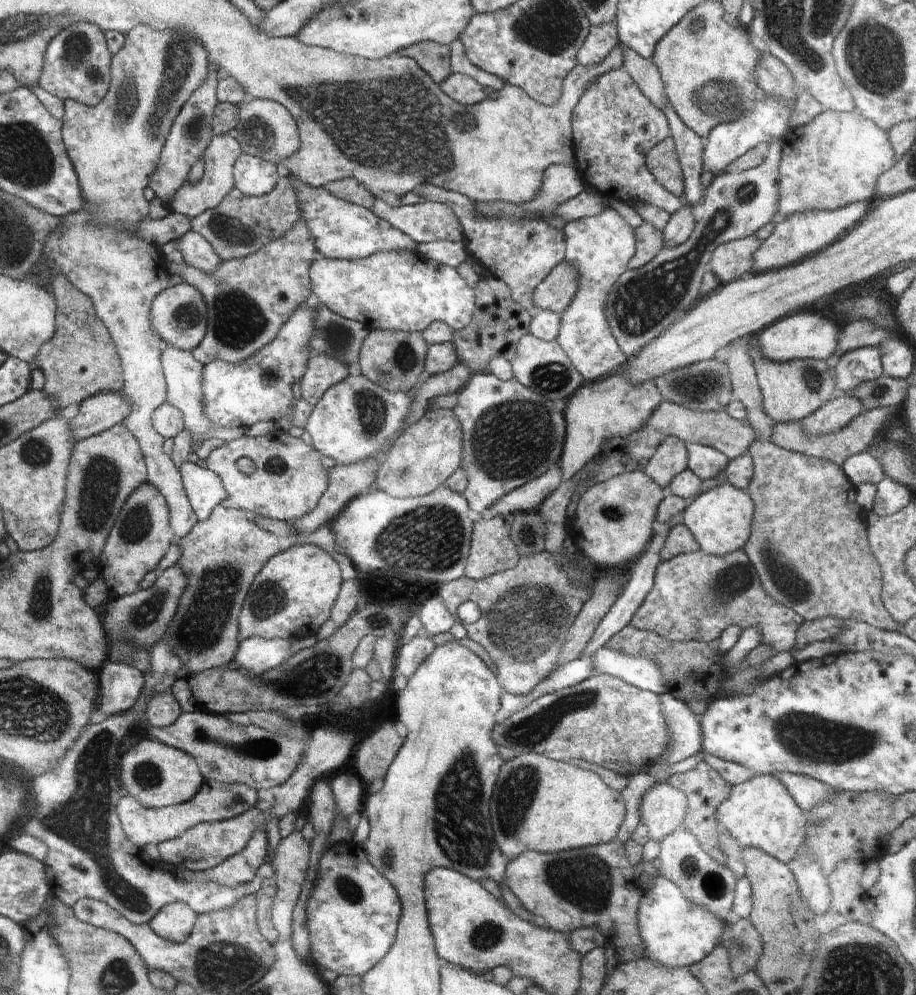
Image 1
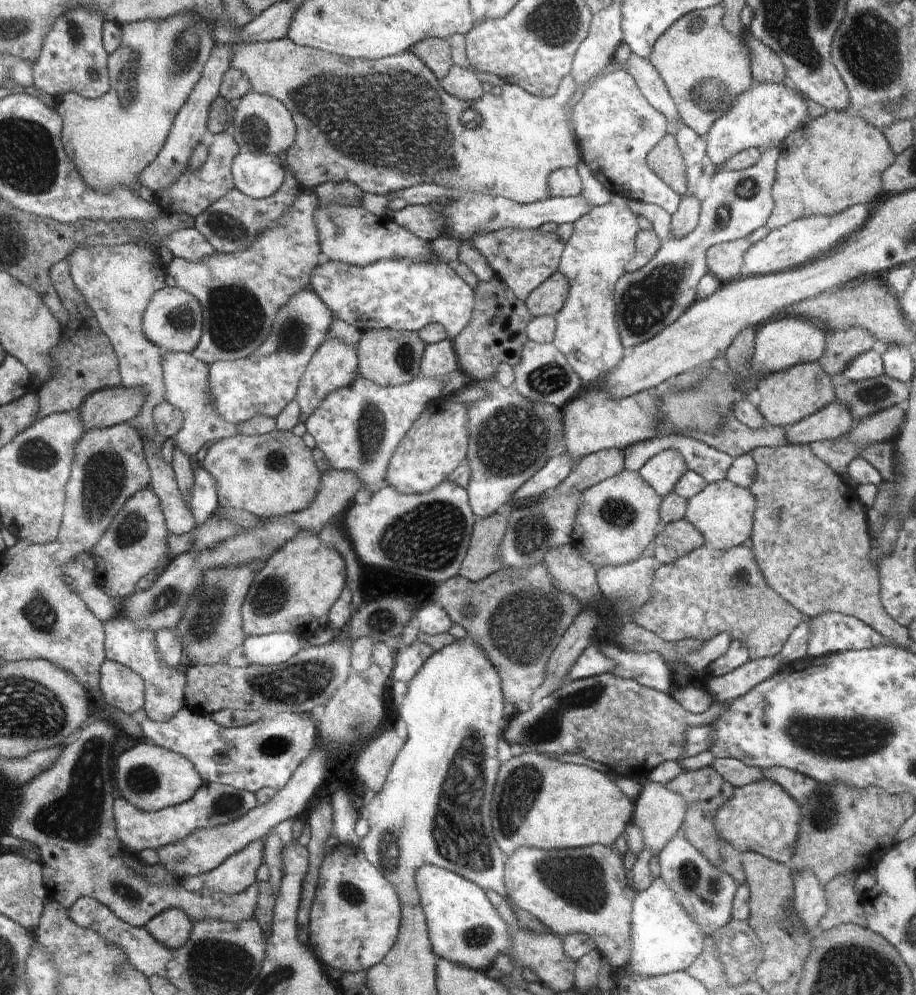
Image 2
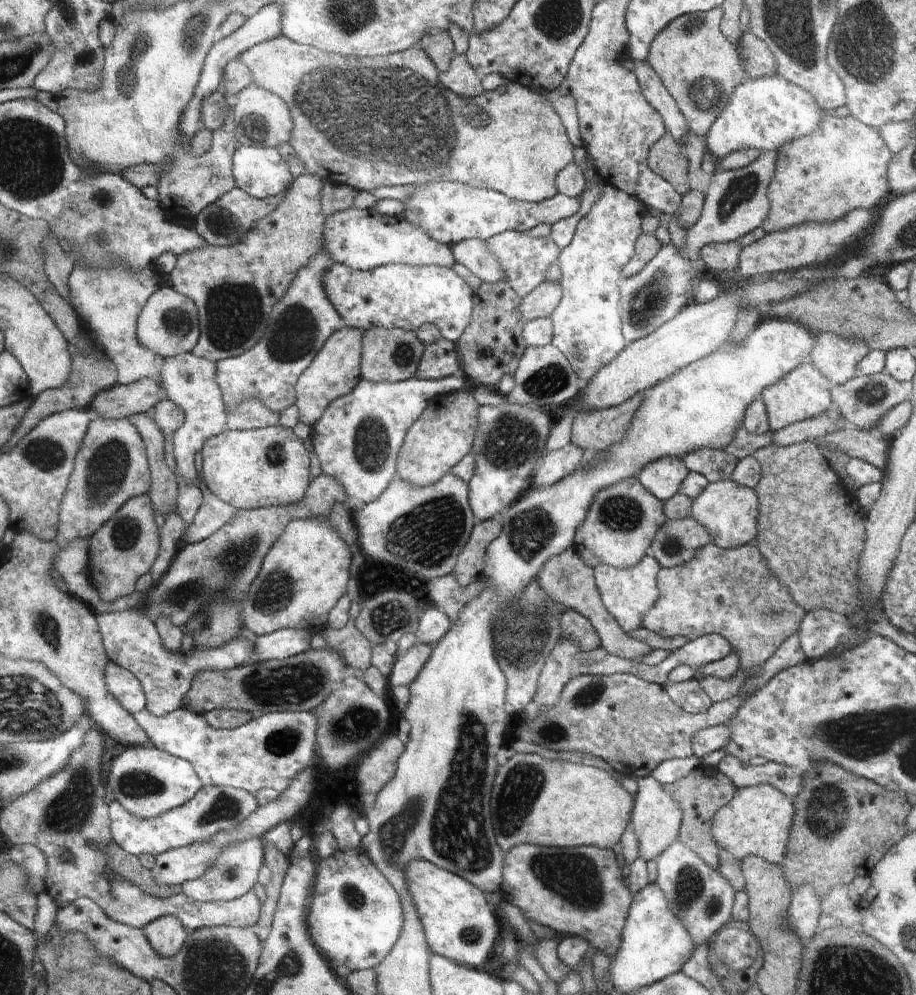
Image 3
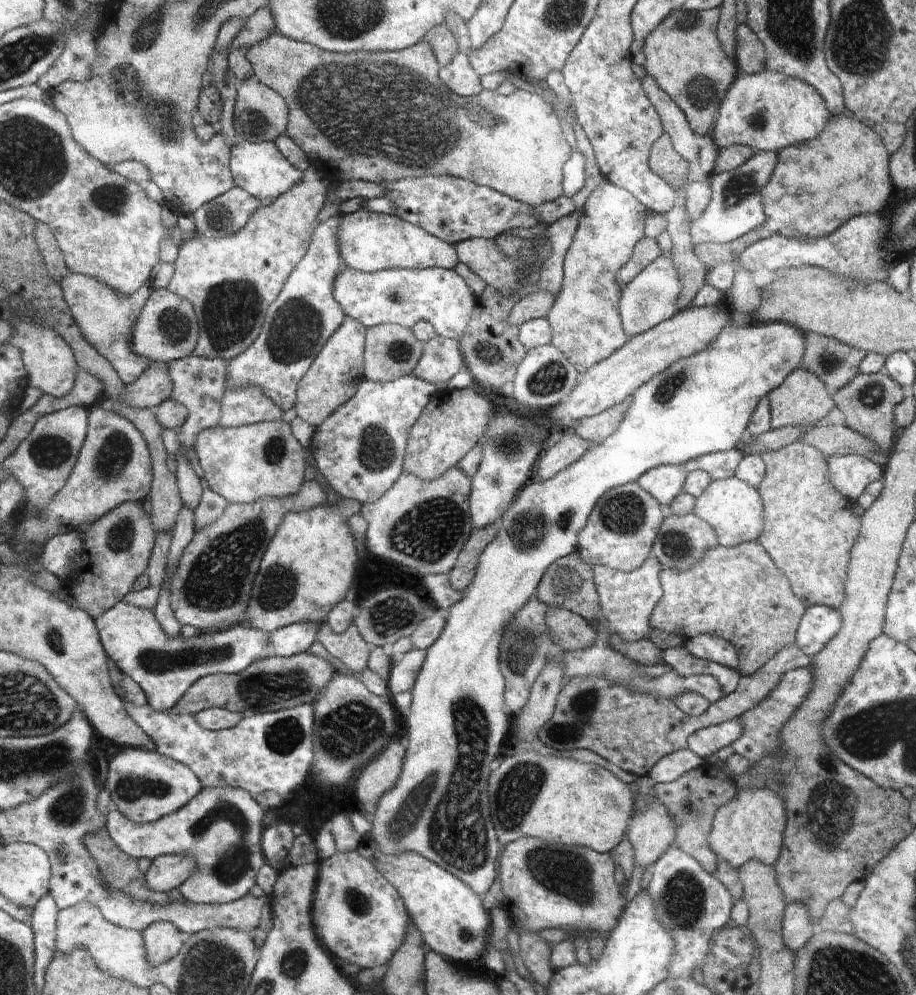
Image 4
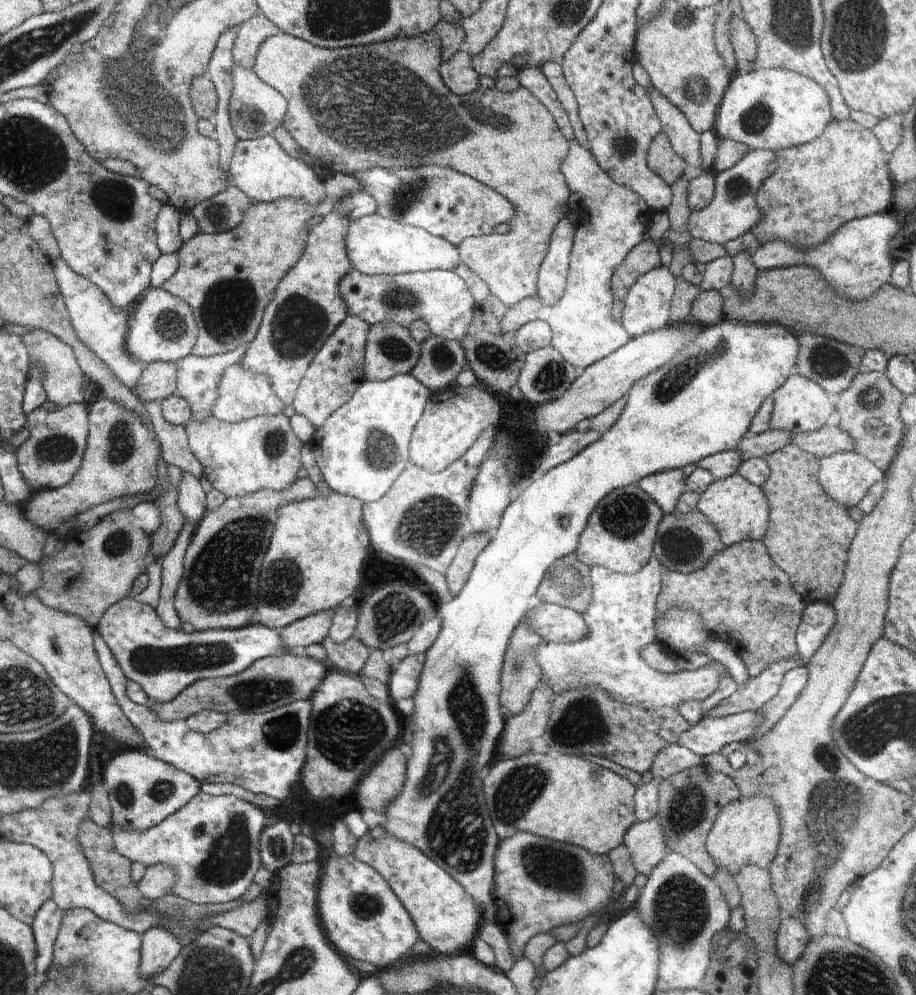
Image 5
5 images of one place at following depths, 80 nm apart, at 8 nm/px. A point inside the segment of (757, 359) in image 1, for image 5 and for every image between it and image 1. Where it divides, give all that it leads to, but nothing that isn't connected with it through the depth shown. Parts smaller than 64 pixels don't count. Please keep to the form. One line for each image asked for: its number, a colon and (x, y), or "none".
2: (789, 396)
3: (804, 393)
4: (802, 400)
5: (801, 405)

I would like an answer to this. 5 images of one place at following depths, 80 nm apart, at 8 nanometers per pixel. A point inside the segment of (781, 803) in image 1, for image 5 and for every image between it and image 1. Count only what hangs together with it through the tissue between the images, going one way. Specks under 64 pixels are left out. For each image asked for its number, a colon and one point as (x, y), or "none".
2: (760, 817)
3: (757, 821)
4: (751, 826)
5: (747, 831)

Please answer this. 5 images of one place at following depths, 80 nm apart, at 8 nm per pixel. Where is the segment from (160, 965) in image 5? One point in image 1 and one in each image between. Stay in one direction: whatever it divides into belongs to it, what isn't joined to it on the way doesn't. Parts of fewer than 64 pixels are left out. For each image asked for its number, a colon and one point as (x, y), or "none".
1: (174, 922)
2: (172, 928)
3: (166, 935)
4: (163, 940)

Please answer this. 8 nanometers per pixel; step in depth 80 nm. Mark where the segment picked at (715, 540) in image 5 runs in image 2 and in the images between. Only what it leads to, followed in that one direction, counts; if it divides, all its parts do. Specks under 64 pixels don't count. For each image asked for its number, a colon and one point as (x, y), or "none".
2: (674, 540)
3: (677, 541)
4: (681, 542)

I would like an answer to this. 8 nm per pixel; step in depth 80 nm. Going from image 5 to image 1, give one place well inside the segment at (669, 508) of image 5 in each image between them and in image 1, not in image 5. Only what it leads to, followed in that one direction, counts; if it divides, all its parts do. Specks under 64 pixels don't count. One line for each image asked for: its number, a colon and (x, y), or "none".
1: (670, 458)
2: (662, 472)
3: (663, 478)
4: (664, 483)

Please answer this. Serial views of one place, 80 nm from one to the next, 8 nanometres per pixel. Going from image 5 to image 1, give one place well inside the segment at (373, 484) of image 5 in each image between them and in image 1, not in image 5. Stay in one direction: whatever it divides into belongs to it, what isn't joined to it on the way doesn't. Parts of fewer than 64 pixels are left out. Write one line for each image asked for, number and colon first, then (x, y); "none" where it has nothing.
1: (354, 418)
2: (357, 428)
3: (357, 440)
4: (358, 449)

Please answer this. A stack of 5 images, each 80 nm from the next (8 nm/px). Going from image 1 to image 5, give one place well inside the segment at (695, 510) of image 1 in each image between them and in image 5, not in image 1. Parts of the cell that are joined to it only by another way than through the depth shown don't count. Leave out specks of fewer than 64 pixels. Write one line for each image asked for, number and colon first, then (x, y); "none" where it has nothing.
2: (723, 512)
3: (729, 510)
4: (732, 507)
5: (737, 508)

